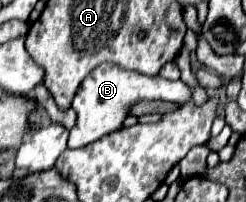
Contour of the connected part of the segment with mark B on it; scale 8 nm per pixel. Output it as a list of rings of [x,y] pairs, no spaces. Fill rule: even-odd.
[[[101,64],[83,80],[71,106],[77,112],[77,128],[69,134],[69,148],[83,148],[105,134],[121,128],[127,118],[129,106],[139,100],[165,100],[165,102],[191,102],[191,88],[183,80],[165,80],[161,76],[143,76],[139,72],[123,70],[117,64]]]

